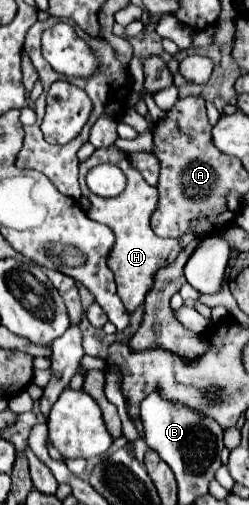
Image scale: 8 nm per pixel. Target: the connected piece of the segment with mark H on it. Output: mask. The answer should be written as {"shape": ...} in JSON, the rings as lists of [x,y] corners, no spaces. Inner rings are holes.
{"shape":[[[116,146],[110,148],[98,148],[90,160],[80,164],[80,188],[82,188],[82,196],[86,196],[90,200],[90,208],[86,210],[88,218],[106,224],[108,228],[112,228],[116,242],[112,246],[112,254],[108,254],[108,268],[112,268],[114,276],[116,276],[116,284],[118,284],[118,296],[122,300],[122,304],[126,306],[128,314],[132,314],[134,310],[138,310],[144,304],[144,298],[148,294],[148,290],[152,288],[152,274],[156,274],[156,270],[168,266],[168,262],[174,262],[176,256],[182,252],[182,244],[180,238],[174,240],[164,240],[158,238],[152,228],[150,228],[150,218],[158,206],[158,190],[154,186],[150,186],[142,174],[130,164],[130,158],[126,152],[122,152]],[[102,162],[110,162],[110,164],[118,164],[118,168],[122,168],[122,172],[128,178],[128,186],[124,190],[124,194],[116,196],[116,198],[100,198],[96,194],[92,194],[84,182],[86,174],[90,168],[102,164]]]}

